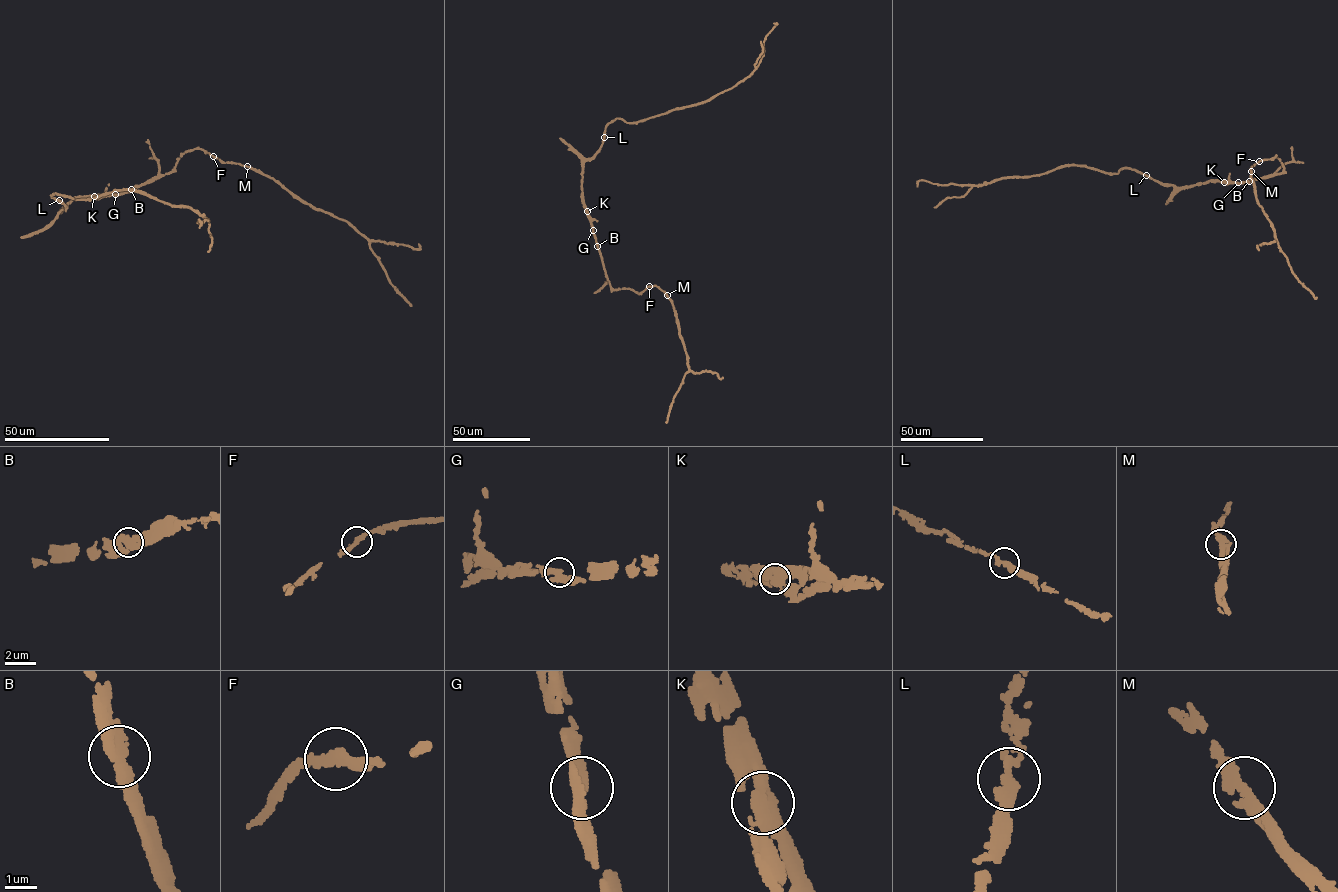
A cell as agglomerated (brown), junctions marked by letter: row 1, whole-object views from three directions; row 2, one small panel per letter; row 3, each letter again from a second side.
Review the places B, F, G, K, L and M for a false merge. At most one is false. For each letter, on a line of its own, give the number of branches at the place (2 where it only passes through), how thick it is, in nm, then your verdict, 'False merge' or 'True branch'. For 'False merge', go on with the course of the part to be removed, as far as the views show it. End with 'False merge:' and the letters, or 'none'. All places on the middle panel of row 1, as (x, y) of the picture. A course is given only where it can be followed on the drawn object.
B: Branches: 2. Thickness 420 nm. True branch
F: Branches: 2. Thickness 280 nm. True branch
G: Branches: 2. Thickness 400 nm. True branch
K: Branches: 3. Thickness 420 nm. True branch
L: Branches: 2. Thickness 320 nm. True branch
M: Branches: 2. Thickness 320 nm. True branch
False merge: none

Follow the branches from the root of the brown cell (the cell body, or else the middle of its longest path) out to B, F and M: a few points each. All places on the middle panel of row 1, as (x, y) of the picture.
B: (584, 202), (597, 246)
F: (584, 202), (611, 289), (629, 288), (640, 293), (649, 286)
M: (584, 202), (611, 289), (629, 288), (640, 293), (655, 285), (667, 295)

